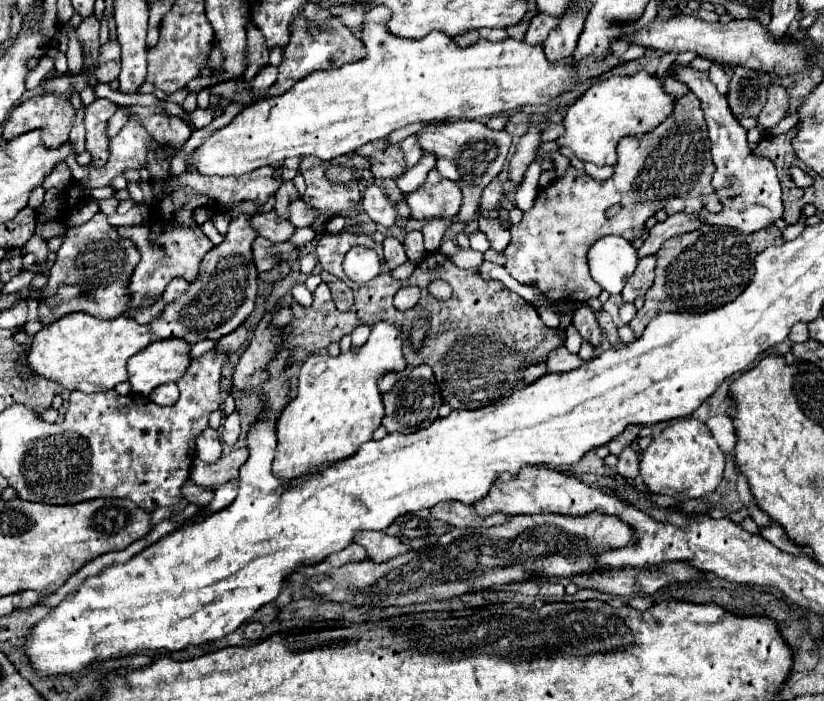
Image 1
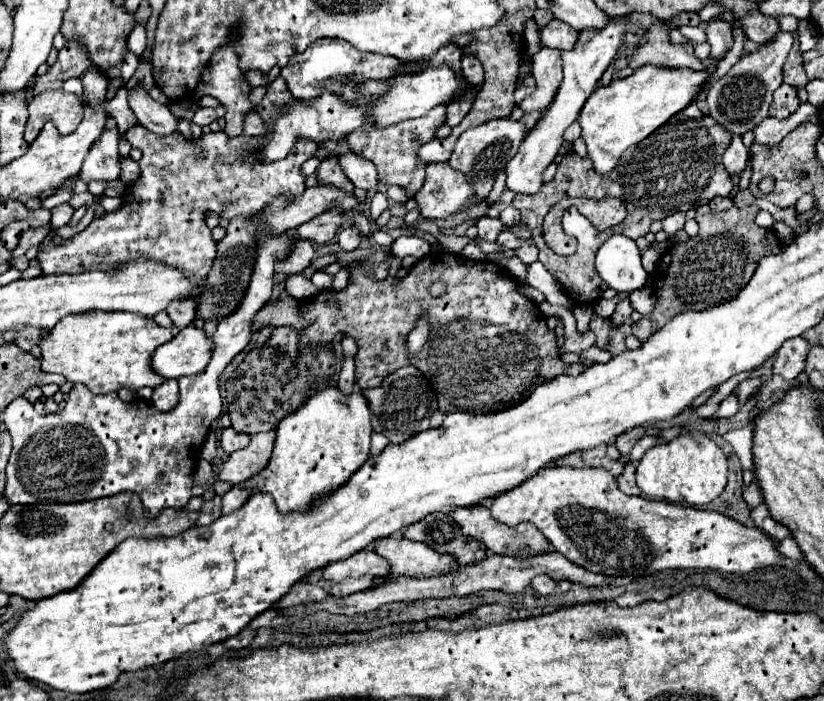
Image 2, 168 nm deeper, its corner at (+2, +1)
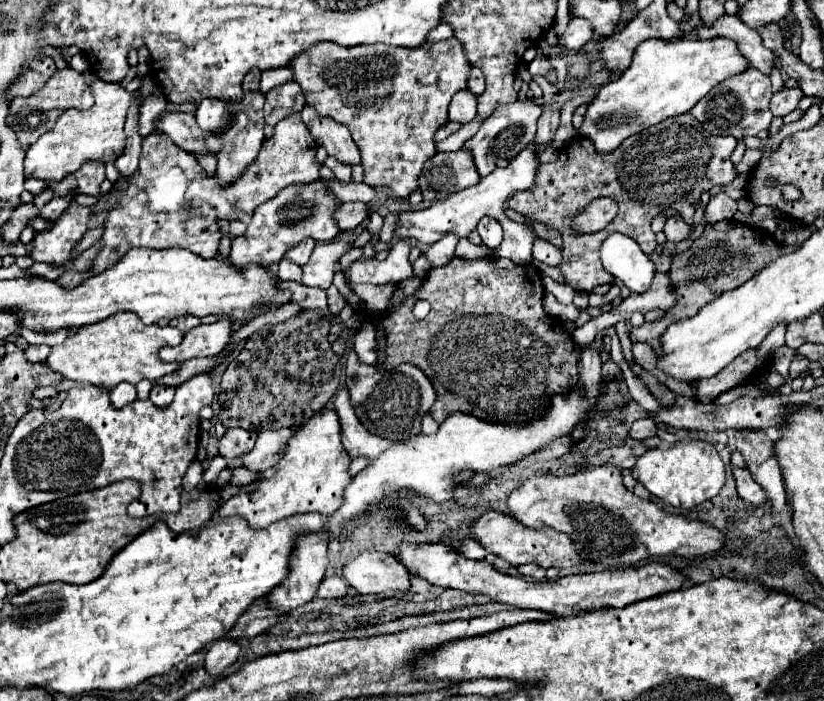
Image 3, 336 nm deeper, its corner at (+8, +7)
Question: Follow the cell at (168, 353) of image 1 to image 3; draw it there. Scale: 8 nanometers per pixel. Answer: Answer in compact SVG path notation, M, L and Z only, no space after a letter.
M219 319L211 325L199 325L185 335L181 345L163 347L159 357L169 363L181 363L195 357L213 357L221 353L231 341L231 323L231 319Z

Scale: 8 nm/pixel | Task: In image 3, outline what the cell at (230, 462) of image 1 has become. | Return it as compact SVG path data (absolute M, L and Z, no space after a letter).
M291 429L279 431L261 431L255 443L255 449L243 455L245 467L253 471L271 469L283 455L283 447L287 447L287 439L291 437Z

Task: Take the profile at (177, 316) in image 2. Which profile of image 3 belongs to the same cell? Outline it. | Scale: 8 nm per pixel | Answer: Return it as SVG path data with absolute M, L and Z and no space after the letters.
M187 315L187 317L177 317L177 319L171 319L171 323L169 323L169 325L171 325L171 327L177 327L177 329L181 329L183 333L187 333L187 331L191 331L193 327L201 325L201 319Z

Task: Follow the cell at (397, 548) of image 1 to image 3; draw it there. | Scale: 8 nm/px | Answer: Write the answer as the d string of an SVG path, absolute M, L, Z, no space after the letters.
M443 543L437 545L401 545L401 555L399 561L417 577L427 579L433 585L445 587L445 589L459 589L467 593L483 593L491 601L497 603L507 603L517 609L541 609L549 611L557 617L571 617L579 615L591 609L599 607L615 607L621 609L625 605L657 597L661 593L677 591L679 587L685 585L687 577L667 565L667 563L647 563L641 567L627 567L627 569L617 569L617 571L601 571L601 573L585 573L585 575L569 575L561 577L559 581L547 581L547 583L531 583L521 577L511 577L495 571L489 563L481 561L471 561L457 553L451 547L445 547Z

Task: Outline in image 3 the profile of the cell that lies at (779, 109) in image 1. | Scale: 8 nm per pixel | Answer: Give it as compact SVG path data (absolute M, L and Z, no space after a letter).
M785 87L783 91L775 93L773 99L771 99L771 111L773 111L773 115L785 117L787 113L791 113L791 111L797 109L797 105L799 105L799 101L803 97L805 95L803 95L803 91L799 87L795 87L795 89L787 89Z

